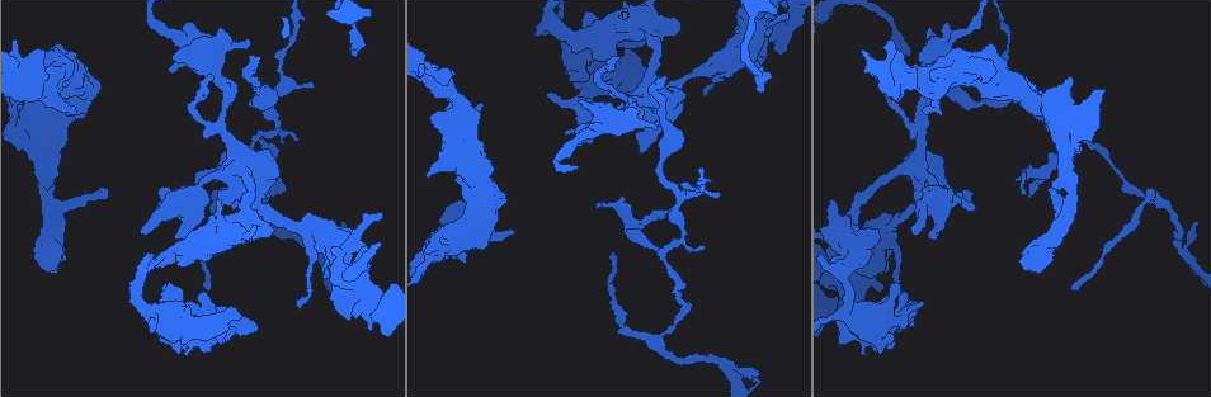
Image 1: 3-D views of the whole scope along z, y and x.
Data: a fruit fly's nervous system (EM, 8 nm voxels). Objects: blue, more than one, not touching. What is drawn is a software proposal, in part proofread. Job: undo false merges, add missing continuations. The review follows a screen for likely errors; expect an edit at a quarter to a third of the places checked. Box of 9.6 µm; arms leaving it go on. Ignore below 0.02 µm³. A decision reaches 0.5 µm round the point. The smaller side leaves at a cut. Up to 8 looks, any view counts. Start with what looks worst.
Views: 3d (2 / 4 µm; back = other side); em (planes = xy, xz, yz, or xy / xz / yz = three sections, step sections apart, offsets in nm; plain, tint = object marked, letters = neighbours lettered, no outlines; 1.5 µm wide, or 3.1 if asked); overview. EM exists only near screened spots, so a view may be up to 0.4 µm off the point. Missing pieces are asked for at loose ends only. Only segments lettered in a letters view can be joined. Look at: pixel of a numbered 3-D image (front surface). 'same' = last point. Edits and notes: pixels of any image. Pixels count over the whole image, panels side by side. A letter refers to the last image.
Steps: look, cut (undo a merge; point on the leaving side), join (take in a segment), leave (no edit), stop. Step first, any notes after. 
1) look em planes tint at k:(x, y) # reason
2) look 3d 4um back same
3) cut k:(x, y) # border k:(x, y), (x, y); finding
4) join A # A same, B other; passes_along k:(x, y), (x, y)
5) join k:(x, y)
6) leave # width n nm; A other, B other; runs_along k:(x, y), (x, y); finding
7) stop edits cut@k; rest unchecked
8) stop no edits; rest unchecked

look em planes letters at 1:(762, 88) # branch stops here

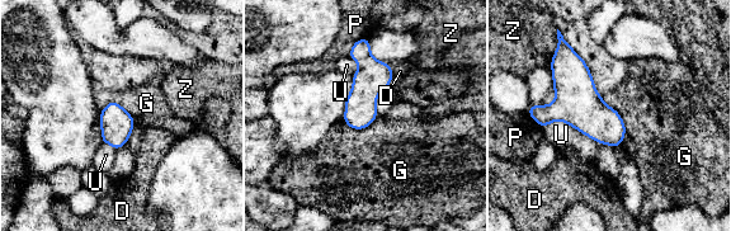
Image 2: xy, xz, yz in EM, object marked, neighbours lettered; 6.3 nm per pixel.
leave # width 190 nm; longest_contact U 360 nm; D other, G other, P other, U other, Z other; no lettered segment goes on from it

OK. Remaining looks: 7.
look em xz step 4 tint at 1:(257, 134)

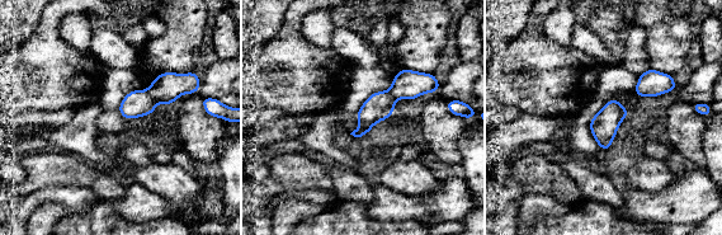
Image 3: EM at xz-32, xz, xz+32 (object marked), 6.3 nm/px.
look em planes letters same # cut it another way

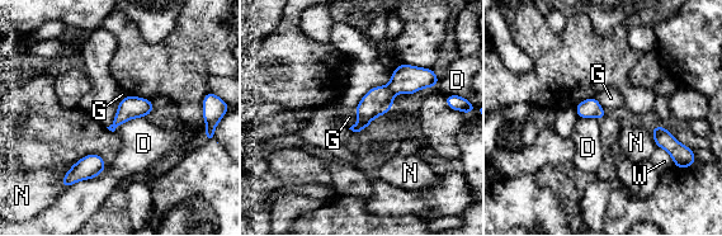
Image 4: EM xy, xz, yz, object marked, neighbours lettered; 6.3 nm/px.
cut 4:(405, 79) # longest_contact D 220 nm; D other, G other, N other, W other; a second cell is stuck on

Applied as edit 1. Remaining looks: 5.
look overview # redraw

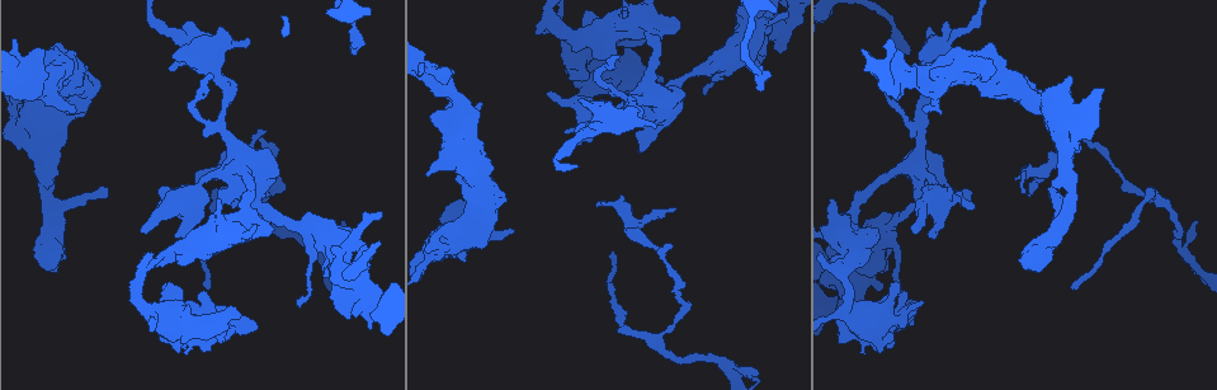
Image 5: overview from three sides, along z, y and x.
look 3d 2um at 5:(905, 294) # branch stops here

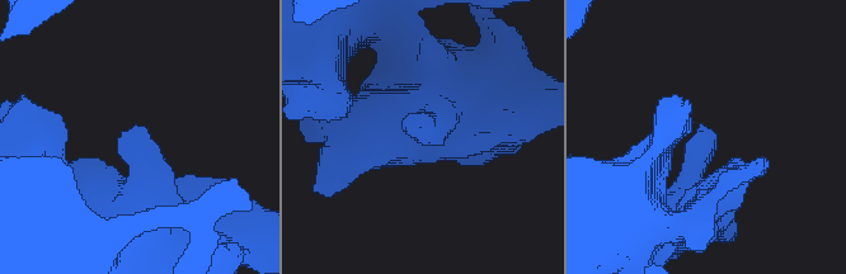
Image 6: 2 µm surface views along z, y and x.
look em yz step 4 letters at 6:(132, 126) # now the EM

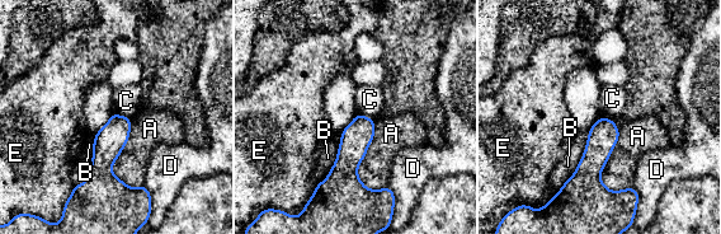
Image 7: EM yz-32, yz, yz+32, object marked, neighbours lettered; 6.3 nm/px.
look em planes letters same

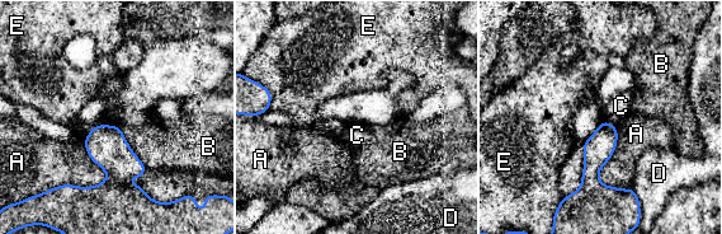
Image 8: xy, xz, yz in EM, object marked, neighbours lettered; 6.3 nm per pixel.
leave # A other, B other, C other, D other, E other; border 8:(604, 121), (614, 126); no lettered segment goes on from it

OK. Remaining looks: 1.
look em planes letters at 5:(936, 75) # branch stops here

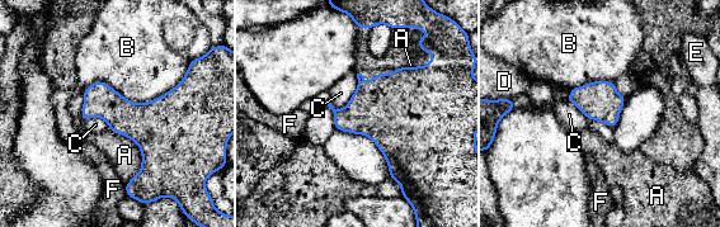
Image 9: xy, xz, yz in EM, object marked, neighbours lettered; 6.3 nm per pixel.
leave # A other, B other, C other, D other, E other, F other; border 9:(357, 74), (349, 102), (334, 109); no lettered segment goes on from it

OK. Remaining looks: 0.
stop edits cut@4; rest unchecked

